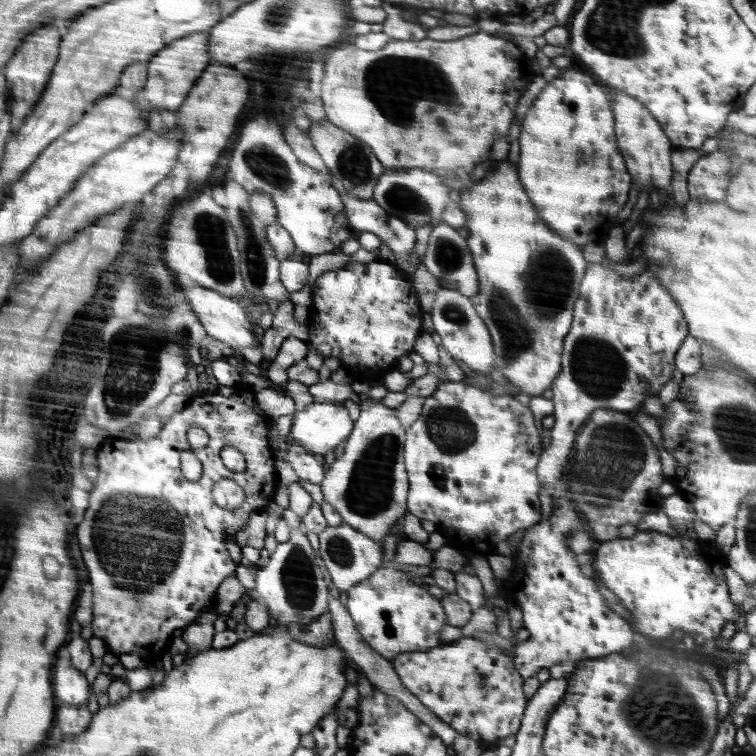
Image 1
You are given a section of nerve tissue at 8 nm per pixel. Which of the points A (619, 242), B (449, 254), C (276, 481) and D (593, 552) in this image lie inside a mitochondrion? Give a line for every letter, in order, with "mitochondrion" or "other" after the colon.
A: other
B: mitochondrion
C: other
D: other

